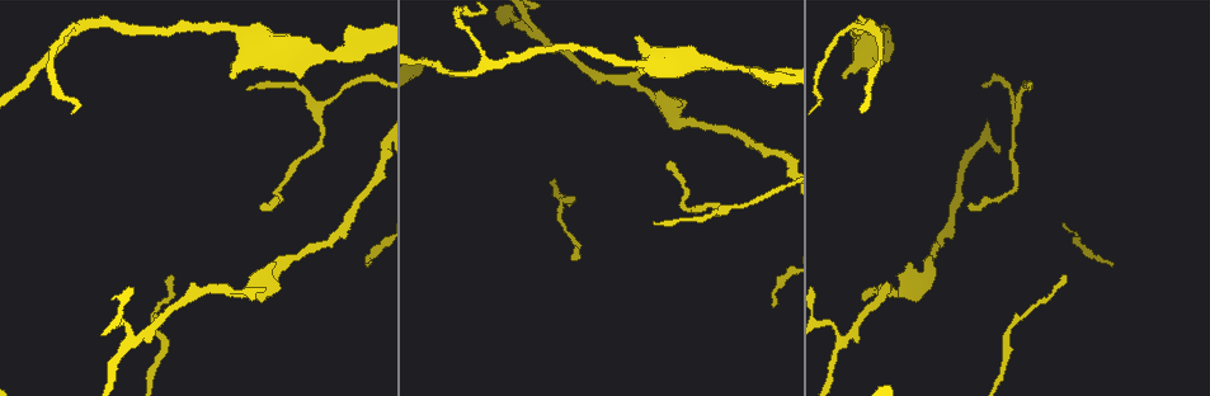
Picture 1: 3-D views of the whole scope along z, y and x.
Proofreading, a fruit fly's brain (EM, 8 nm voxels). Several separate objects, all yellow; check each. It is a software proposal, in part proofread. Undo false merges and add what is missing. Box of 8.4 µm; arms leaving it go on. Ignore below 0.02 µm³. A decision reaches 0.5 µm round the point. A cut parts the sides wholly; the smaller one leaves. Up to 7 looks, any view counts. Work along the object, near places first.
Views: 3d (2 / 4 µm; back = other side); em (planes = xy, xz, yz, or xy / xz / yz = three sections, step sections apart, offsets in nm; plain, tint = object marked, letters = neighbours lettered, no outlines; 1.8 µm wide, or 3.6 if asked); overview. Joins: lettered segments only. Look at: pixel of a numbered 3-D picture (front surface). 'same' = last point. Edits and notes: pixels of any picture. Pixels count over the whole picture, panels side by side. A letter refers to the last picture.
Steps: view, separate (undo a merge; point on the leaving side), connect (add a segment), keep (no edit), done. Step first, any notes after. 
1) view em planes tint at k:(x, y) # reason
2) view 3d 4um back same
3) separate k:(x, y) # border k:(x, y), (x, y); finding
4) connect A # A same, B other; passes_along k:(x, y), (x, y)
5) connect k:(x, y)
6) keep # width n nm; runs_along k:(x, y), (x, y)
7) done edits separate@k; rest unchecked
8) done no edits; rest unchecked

view em xz step 4 tint at 1:(249, 89) # tapers out

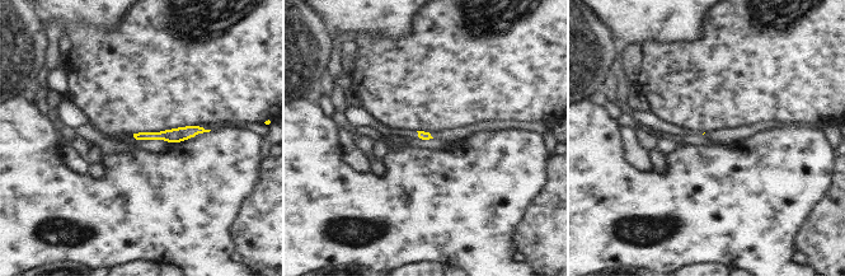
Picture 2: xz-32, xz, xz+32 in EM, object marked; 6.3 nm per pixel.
view em planes letters same

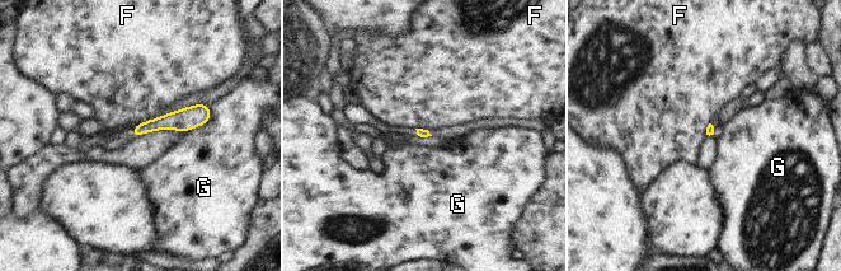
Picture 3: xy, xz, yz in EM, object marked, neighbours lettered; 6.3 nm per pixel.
keep # F other, G other; runs_along 3:(207, 115), (154, 124), (135, 132); no lettered segment goes on from it

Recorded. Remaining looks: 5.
view em planes letters at 1:(640, 39) # stops while still wide

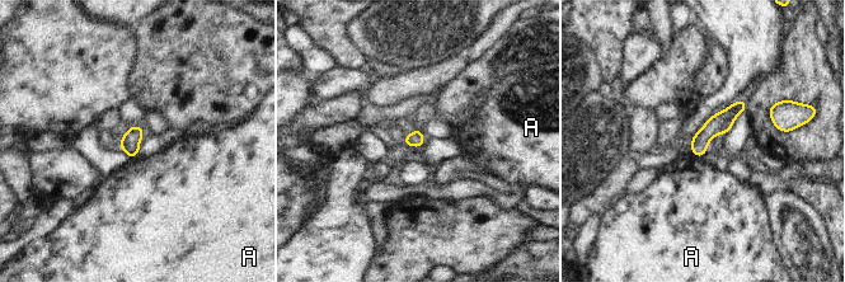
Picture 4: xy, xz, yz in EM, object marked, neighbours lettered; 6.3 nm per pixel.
keep # A other; runs_along 4:(743, 104), (718, 123), (694, 150); no lettered segment goes on from it

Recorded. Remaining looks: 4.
view 3d 2um at 1:(266, 287) # tapers out

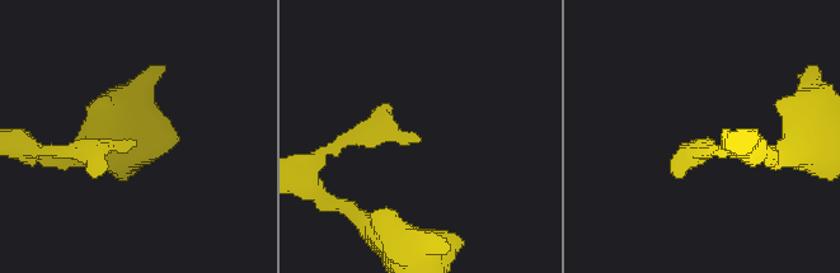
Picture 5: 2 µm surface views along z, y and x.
view em planes letters at 5:(131, 138) # now the EM

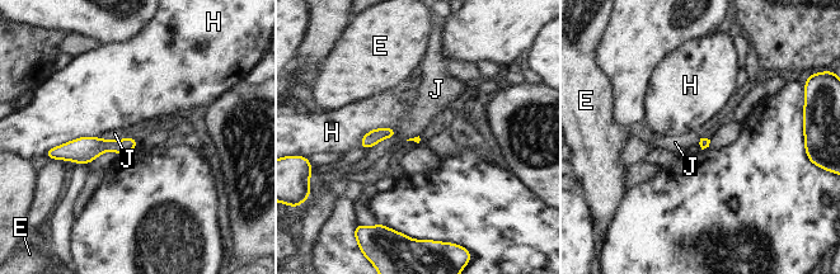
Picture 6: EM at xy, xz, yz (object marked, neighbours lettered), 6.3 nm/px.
keep # longest_contact H 340 nm; E other, H other, J other; runs_along 6:(134, 142), (59, 152); no lettered segment goes on from it

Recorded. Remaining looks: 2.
done no edits; rest unchecked

